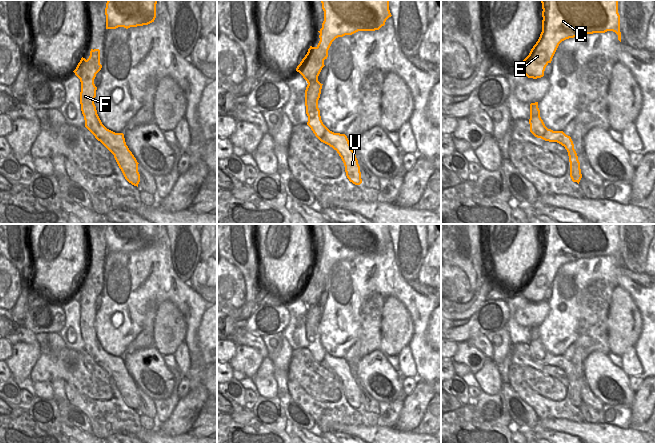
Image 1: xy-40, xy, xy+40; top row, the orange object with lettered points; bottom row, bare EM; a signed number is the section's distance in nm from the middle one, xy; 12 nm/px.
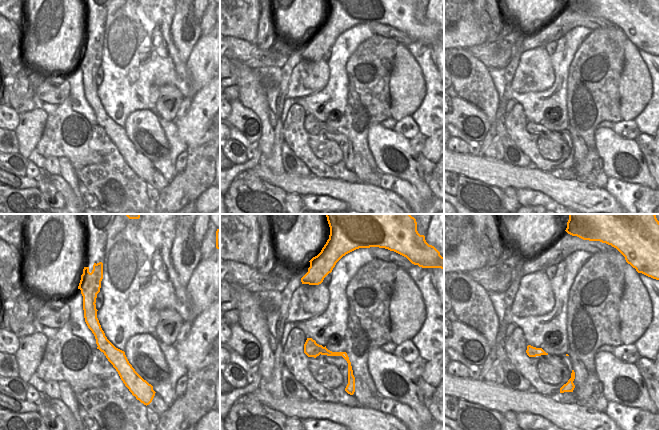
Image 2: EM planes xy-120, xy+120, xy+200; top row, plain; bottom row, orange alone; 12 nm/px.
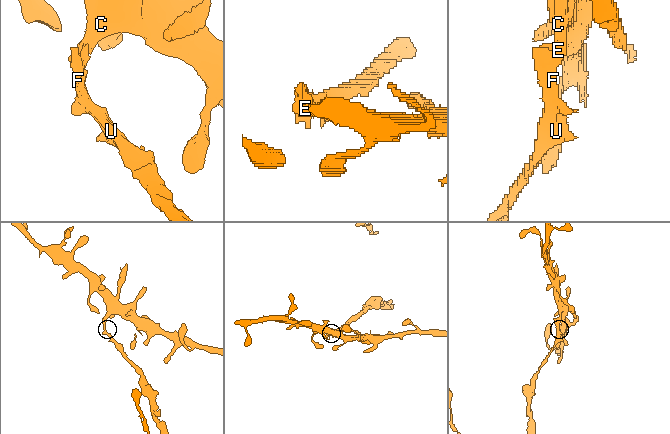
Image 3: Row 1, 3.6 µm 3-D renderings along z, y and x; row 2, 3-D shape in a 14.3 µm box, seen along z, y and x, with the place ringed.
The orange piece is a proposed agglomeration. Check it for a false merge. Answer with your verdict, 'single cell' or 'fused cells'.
fused cells

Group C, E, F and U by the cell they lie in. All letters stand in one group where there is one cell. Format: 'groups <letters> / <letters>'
groups C E F / U

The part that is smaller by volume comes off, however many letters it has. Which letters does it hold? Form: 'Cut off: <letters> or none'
Cut off: U

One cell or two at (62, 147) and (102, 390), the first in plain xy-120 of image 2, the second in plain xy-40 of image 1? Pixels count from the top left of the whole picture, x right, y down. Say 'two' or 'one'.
one

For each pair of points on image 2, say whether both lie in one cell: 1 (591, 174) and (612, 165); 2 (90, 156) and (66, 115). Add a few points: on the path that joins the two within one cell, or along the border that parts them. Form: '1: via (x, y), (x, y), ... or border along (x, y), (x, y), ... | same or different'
1: border along (595, 147), (602, 164), (602, 170), (608, 176) | different
2: via (77, 150), (64, 142), (61, 138), (60, 128) | same

